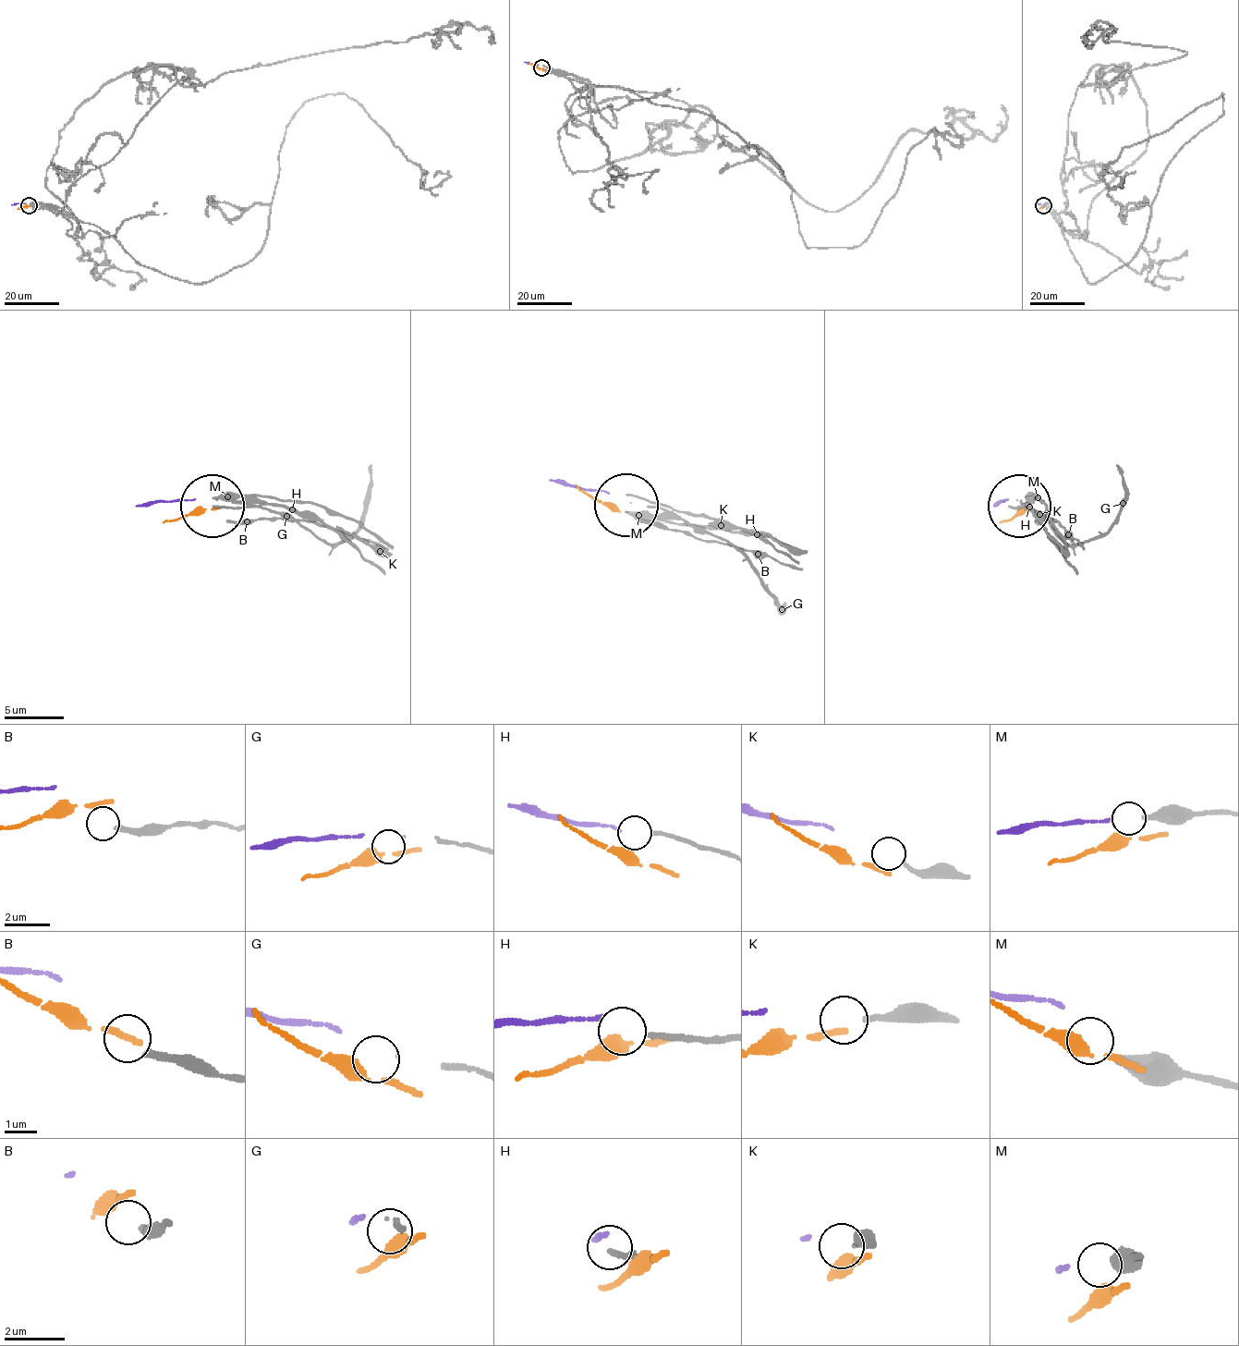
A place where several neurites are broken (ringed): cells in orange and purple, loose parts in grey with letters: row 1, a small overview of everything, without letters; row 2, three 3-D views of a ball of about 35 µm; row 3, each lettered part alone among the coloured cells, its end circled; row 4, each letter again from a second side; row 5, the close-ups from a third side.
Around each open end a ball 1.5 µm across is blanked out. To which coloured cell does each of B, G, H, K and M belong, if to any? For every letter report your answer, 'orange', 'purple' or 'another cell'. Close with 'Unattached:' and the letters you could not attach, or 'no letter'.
B: another cell
G: another cell
H: another cell
K: another cell
M: another cell
Unattached: B, G, H, K, M

